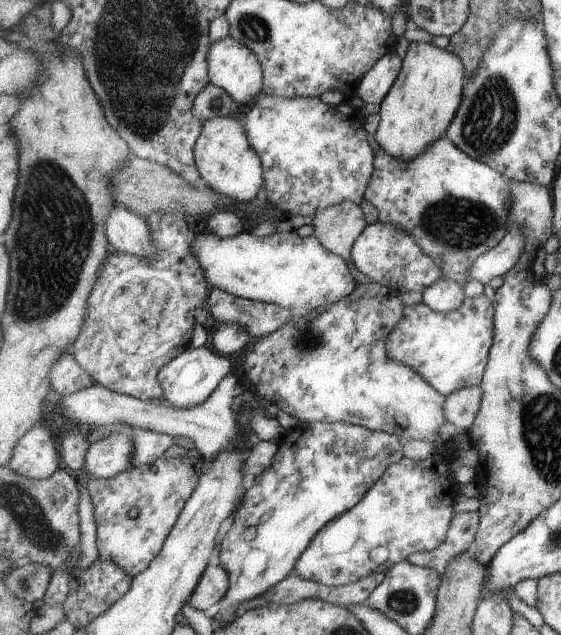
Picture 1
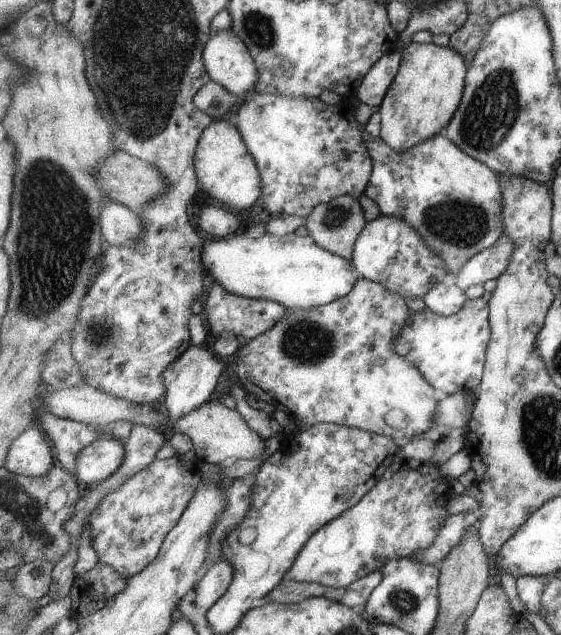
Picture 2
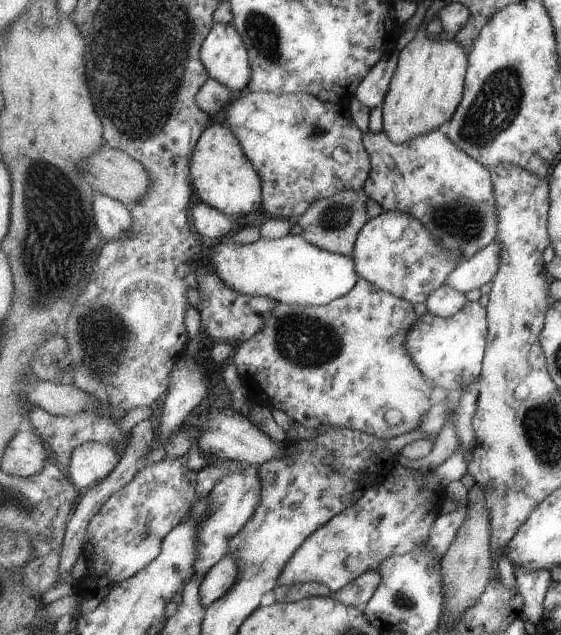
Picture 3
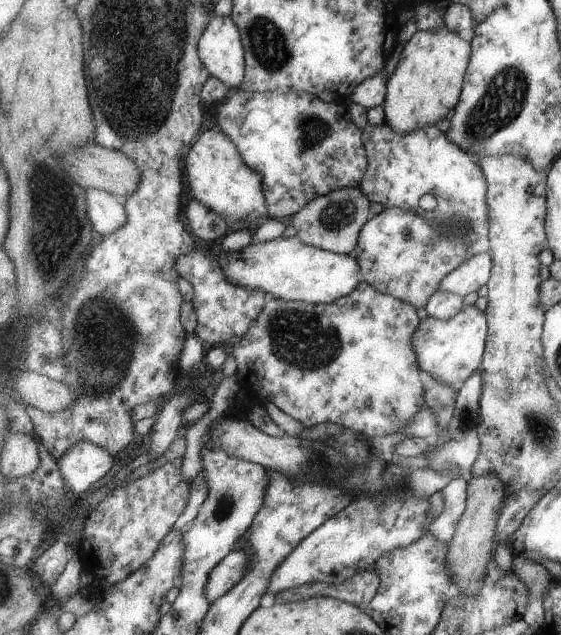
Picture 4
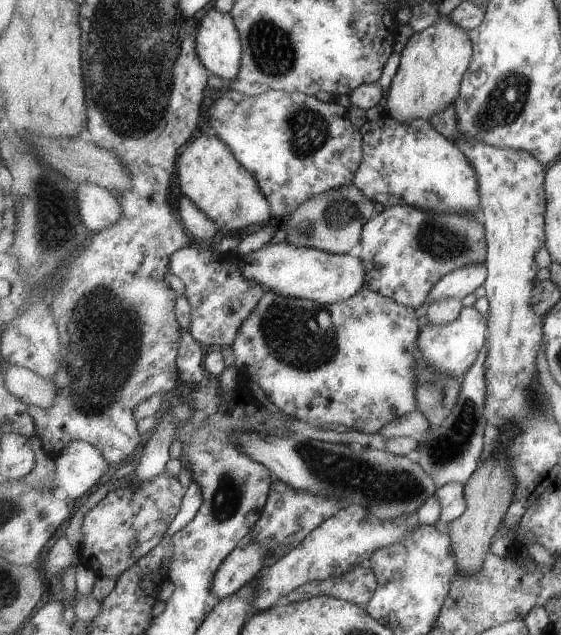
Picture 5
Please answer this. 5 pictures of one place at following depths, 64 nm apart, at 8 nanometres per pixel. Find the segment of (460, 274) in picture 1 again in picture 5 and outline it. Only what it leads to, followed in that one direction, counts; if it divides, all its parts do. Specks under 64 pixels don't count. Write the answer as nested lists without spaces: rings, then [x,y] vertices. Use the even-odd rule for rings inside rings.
[[[389,111],[383,112],[381,117],[374,125],[366,128],[364,160],[360,170],[357,170],[354,186],[363,191],[373,203],[380,203],[385,208],[406,205],[429,212],[452,211],[453,213],[482,210],[479,175],[453,140],[441,135],[429,120],[413,119],[403,123],[394,118]]]

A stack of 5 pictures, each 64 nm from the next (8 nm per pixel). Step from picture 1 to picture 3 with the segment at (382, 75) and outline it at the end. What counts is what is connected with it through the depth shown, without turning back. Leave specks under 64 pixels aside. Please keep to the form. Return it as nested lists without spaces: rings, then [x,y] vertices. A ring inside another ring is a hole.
[[[396,52],[383,58],[383,61],[379,62],[379,65],[375,66],[368,77],[359,84],[353,97],[369,109],[382,108],[398,66],[399,56],[399,52]]]

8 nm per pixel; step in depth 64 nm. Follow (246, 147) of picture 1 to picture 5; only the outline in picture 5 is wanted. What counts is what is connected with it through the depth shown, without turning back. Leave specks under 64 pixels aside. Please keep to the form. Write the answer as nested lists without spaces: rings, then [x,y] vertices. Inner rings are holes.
[[[211,132],[195,138],[186,147],[176,165],[175,180],[178,191],[191,199],[227,236],[237,234],[247,226],[265,226],[275,220],[271,204],[260,190],[255,175],[246,170],[229,146]]]

